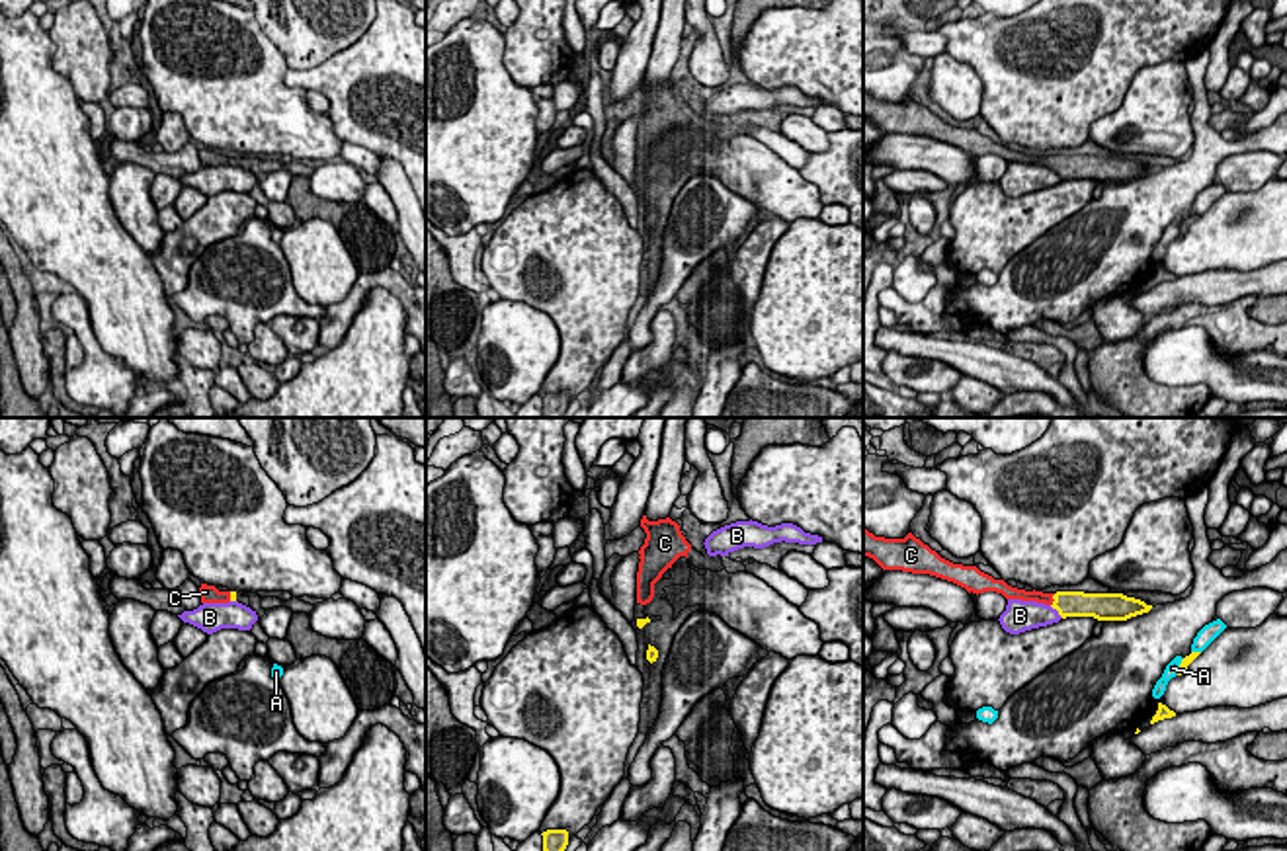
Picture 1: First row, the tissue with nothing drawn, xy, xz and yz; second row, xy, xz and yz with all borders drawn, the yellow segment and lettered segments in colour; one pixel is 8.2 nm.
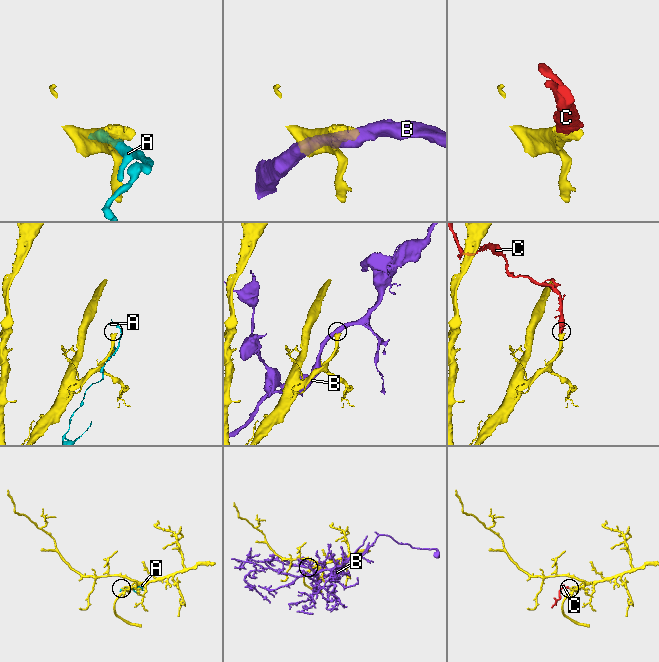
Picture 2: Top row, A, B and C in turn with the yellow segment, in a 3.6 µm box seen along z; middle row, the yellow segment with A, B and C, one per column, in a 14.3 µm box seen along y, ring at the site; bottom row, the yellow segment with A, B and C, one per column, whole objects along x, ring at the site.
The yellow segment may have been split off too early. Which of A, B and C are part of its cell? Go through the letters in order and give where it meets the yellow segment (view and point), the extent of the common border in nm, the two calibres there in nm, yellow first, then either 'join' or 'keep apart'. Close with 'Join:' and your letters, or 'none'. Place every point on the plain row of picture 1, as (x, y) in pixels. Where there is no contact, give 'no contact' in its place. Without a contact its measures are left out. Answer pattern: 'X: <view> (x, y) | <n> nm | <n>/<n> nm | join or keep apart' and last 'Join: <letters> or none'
A: yz (1180, 229) | 160 nm | 70/120 nm | keep apart
B: yz (1057, 172) | 160 nm | 220/240 nm | keep apart
C: yz (1053, 161) | 120 nm | 220/100 nm | join
Join: C

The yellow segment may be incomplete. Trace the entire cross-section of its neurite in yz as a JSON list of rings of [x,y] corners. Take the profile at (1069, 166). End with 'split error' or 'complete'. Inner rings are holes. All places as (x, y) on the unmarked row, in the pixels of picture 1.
[[[863,90],[863,119],[873,121],[883,133],[930,137],[965,150],[969,156],[996,154],[1006,162],[1037,164],[1051,168],[1062,182],[1094,180],[1098,183],[1127,183],[1148,176],[1152,168],[1123,156],[1084,154],[1025,154],[1008,148],[1004,142],[980,135],[976,129],[953,127],[908,96],[904,101],[875,100]]]; split error

